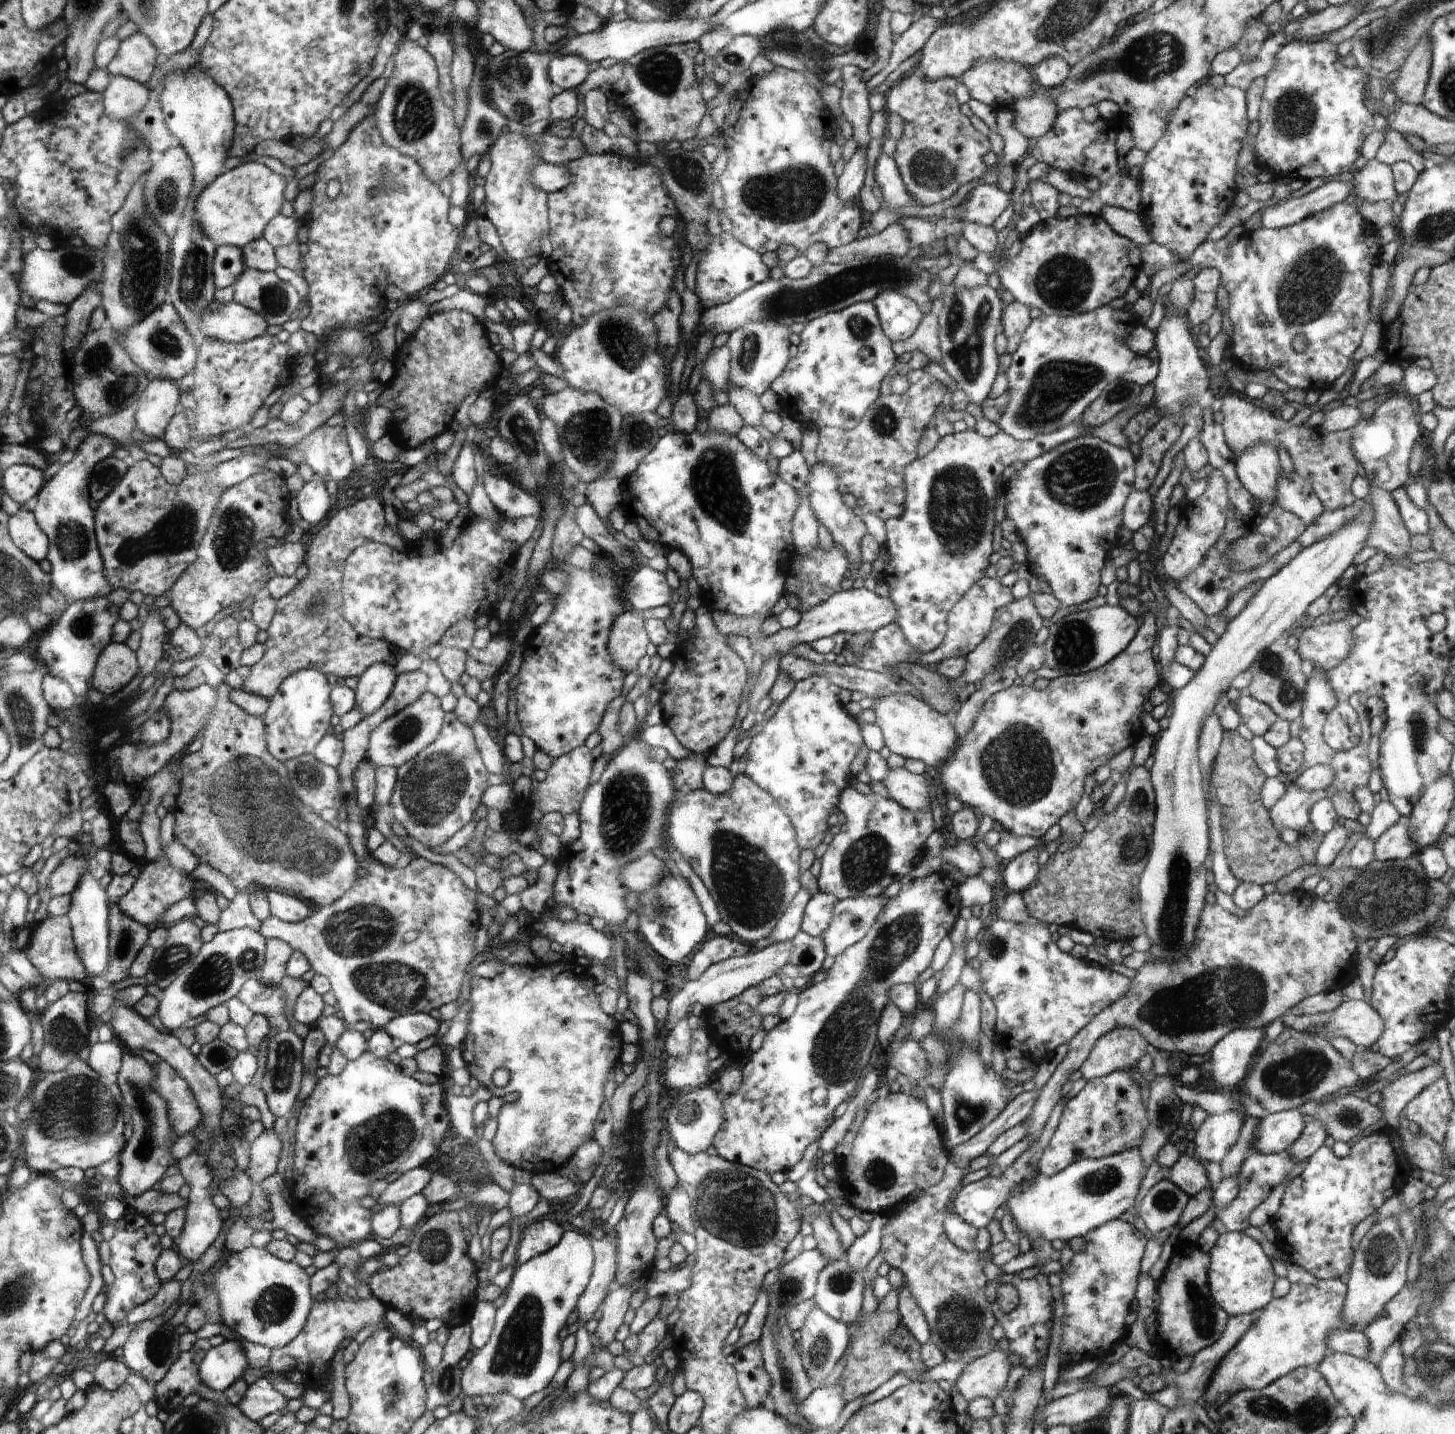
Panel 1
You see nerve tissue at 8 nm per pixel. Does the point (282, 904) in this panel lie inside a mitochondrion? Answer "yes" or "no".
no

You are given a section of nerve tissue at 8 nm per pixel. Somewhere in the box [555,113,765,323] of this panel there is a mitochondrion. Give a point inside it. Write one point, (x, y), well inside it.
(688, 174)

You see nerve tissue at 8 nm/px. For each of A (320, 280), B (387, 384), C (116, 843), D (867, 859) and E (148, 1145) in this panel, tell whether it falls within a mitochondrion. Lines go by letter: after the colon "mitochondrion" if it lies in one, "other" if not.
A: other
B: other
C: other
D: mitochondrion
E: mitochondrion

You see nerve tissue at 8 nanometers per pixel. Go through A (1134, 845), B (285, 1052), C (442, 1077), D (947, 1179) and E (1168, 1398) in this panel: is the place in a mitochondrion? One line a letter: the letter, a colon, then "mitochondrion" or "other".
A: mitochondrion
B: mitochondrion
C: other
D: other
E: other

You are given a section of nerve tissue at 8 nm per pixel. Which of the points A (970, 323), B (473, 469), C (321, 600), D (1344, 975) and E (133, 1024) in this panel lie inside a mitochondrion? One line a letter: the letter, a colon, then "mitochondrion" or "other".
A: mitochondrion
B: other
C: mitochondrion
D: other
E: other

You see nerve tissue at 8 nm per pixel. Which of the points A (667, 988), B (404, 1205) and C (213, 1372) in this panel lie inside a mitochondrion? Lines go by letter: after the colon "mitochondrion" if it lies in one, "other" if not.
A: other
B: other
C: other

